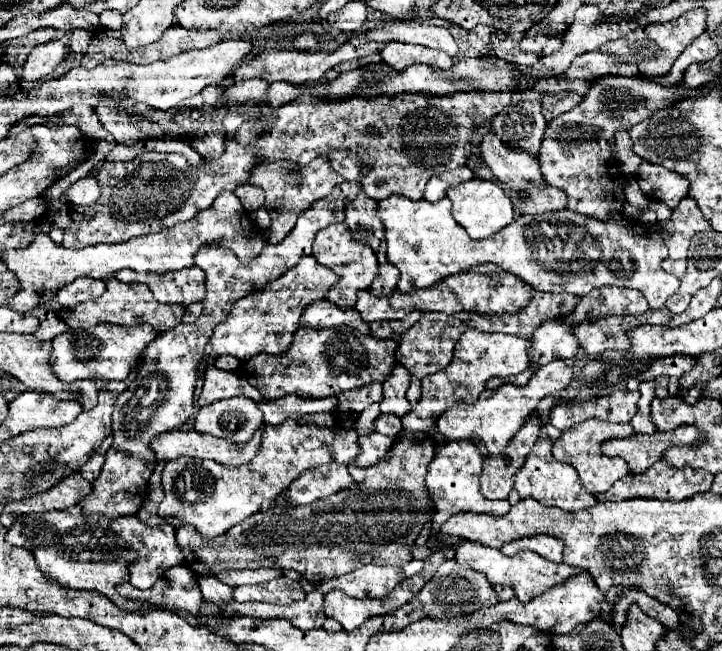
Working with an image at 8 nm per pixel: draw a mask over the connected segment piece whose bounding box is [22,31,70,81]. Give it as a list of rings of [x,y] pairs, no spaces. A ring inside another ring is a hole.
[[[70,31],[64,33],[60,39],[36,45],[26,63],[24,63],[24,79],[26,81],[40,81],[40,79],[48,79],[50,73],[54,71],[54,67],[66,57],[70,49]]]

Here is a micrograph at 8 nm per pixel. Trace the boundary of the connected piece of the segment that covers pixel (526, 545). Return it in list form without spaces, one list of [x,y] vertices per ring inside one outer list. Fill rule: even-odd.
[[[544,535],[544,537],[522,537],[520,541],[512,541],[512,543],[500,547],[500,551],[504,555],[514,555],[522,549],[534,551],[540,557],[546,557],[548,561],[562,563],[562,541],[558,541],[554,537],[548,537],[548,535]]]

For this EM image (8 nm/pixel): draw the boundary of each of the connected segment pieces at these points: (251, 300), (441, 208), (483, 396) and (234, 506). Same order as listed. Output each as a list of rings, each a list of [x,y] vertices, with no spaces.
[[[302,257],[296,267],[288,269],[286,275],[280,275],[276,281],[270,281],[264,289],[256,289],[256,293],[248,293],[248,297],[242,297],[240,301],[234,303],[228,319],[214,329],[214,335],[210,339],[214,353],[216,355],[234,355],[240,361],[248,361],[250,357],[254,357],[256,353],[262,353],[262,351],[264,353],[284,353],[288,349],[288,345],[292,343],[292,333],[300,327],[300,315],[302,315],[304,307],[310,305],[312,301],[324,299],[326,291],[336,281],[338,281],[338,277],[330,269],[320,265],[314,257]]]
[[[394,193],[378,201],[378,217],[386,227],[388,259],[400,269],[398,289],[402,293],[430,287],[448,275],[486,261],[528,281],[536,291],[564,291],[582,297],[602,285],[630,287],[640,291],[652,309],[664,307],[666,299],[680,287],[680,281],[662,269],[662,261],[668,257],[664,239],[640,221],[624,217],[604,223],[562,209],[544,215],[520,215],[494,237],[470,239],[464,227],[454,221],[450,209],[448,197],[430,203],[426,199],[412,201]]]
[[[560,359],[552,361],[544,367],[540,367],[524,387],[504,383],[498,389],[486,389],[484,393],[480,393],[480,397],[472,405],[464,405],[462,401],[460,401],[460,405],[452,405],[452,409],[444,411],[438,417],[438,421],[436,421],[438,431],[444,435],[446,443],[460,441],[460,439],[464,439],[464,441],[478,439],[480,443],[486,445],[490,455],[500,455],[500,453],[504,453],[504,447],[508,445],[508,441],[512,439],[516,429],[520,429],[524,419],[536,409],[538,401],[546,395],[556,395],[558,391],[566,389],[568,383],[572,381],[572,377],[574,377],[572,369],[566,361],[560,361]]]
[[[284,421],[280,425],[264,425],[262,445],[256,457],[242,467],[226,467],[216,461],[178,457],[166,461],[162,471],[164,499],[158,507],[158,517],[178,519],[184,525],[194,525],[204,539],[224,535],[230,527],[272,505],[272,499],[288,489],[288,485],[304,471],[338,461],[350,463],[358,455],[358,433],[342,427],[318,429],[314,425],[298,425]]]

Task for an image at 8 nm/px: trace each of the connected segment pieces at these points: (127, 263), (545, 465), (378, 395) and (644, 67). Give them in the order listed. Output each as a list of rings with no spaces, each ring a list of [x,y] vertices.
[[[220,193],[216,201],[196,213],[192,221],[184,221],[180,225],[174,225],[172,229],[164,229],[160,233],[148,235],[148,237],[134,237],[132,241],[122,243],[102,243],[102,245],[90,245],[84,249],[66,249],[62,245],[56,245],[46,233],[36,233],[32,245],[24,249],[10,249],[4,253],[4,265],[16,275],[20,281],[20,289],[8,299],[10,309],[16,309],[20,313],[28,313],[34,307],[50,305],[50,301],[56,297],[56,293],[72,283],[76,277],[94,277],[94,279],[106,279],[112,277],[120,269],[134,269],[134,271],[174,271],[194,265],[194,255],[202,245],[216,243],[230,247],[236,257],[244,263],[260,255],[262,247],[266,245],[266,239],[258,233],[256,227],[248,223],[248,213],[240,205],[238,197],[234,193]]]
[[[550,423],[540,429],[540,437],[538,437],[536,445],[532,447],[532,453],[526,457],[524,465],[520,467],[520,473],[516,473],[516,477],[512,477],[514,489],[520,493],[521,499],[532,497],[532,499],[540,501],[542,505],[560,507],[564,511],[578,511],[578,509],[586,509],[586,507],[596,505],[596,495],[588,493],[580,485],[580,477],[578,477],[576,469],[572,465],[560,463],[552,457],[552,445],[558,437],[560,437],[560,431]]]
[[[372,383],[360,389],[350,389],[346,393],[340,393],[338,397],[338,407],[336,407],[336,415],[342,417],[344,413],[352,411],[352,413],[360,413],[364,411],[370,403],[382,401],[382,383]]]
[[[698,7],[670,23],[652,23],[652,25],[634,29],[632,33],[628,33],[628,37],[610,41],[610,43],[602,45],[598,51],[620,57],[620,59],[624,59],[624,63],[634,63],[638,67],[638,71],[644,75],[644,79],[652,81],[656,77],[664,77],[664,73],[668,73],[672,69],[674,61],[684,51],[684,47],[688,47],[704,29],[706,29],[706,11],[702,7]]]

